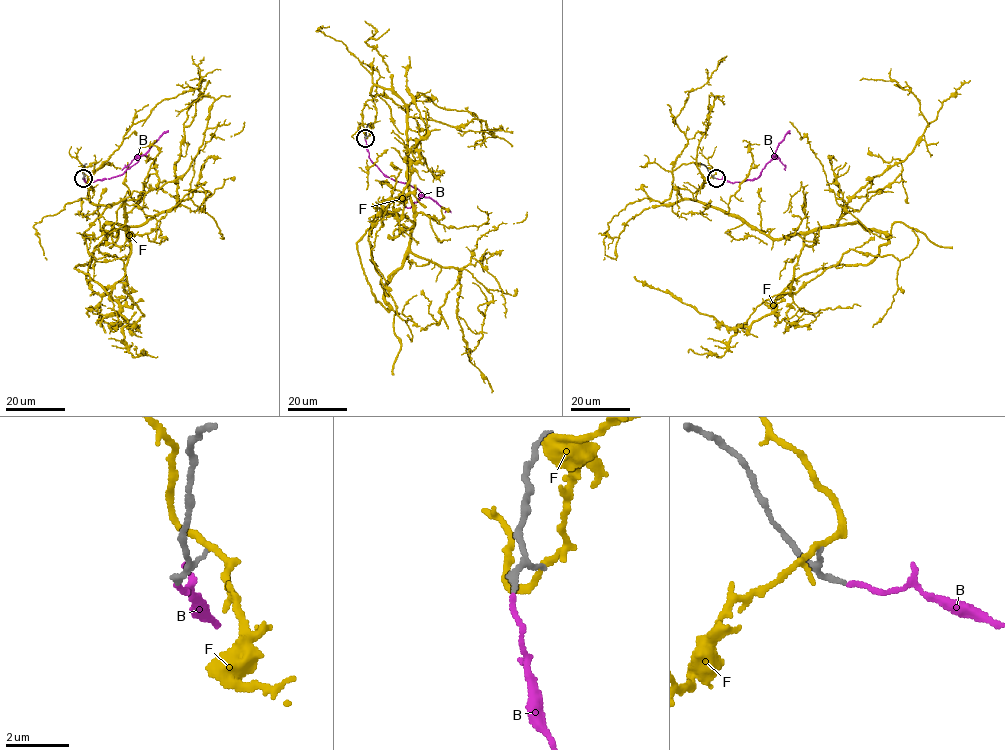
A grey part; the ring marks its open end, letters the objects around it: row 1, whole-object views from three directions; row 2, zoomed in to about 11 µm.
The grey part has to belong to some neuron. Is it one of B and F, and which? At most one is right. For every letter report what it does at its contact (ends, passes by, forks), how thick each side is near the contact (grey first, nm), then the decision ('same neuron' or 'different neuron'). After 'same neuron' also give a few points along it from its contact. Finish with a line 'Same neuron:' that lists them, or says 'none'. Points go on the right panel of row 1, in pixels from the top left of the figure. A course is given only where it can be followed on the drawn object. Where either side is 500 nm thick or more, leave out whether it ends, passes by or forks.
B: it ends | 140/150 nm | same neuron | via (716, 178), (733, 183), (758, 178), (790, 130)
F: it forks | 130/150 nm | different neuron
Same neuron: B

